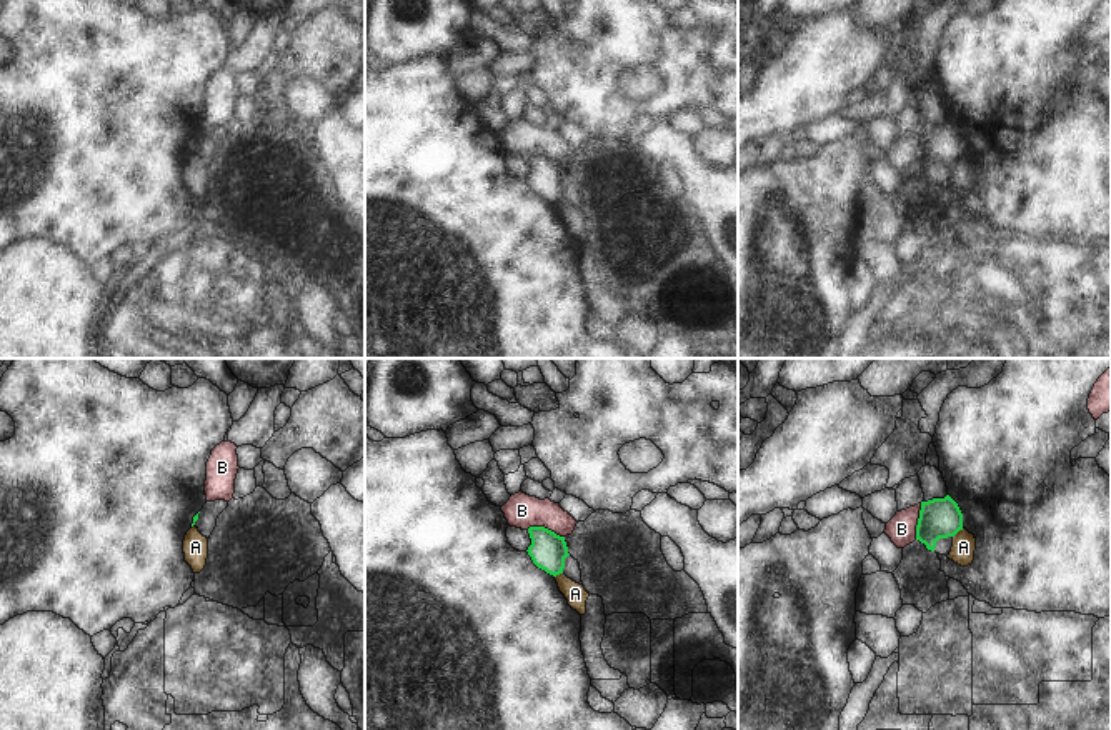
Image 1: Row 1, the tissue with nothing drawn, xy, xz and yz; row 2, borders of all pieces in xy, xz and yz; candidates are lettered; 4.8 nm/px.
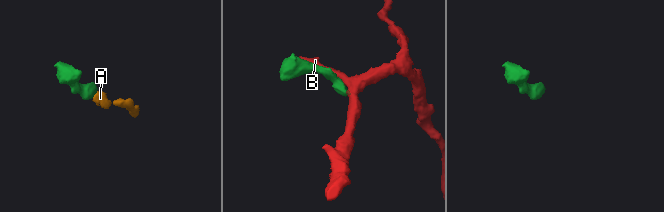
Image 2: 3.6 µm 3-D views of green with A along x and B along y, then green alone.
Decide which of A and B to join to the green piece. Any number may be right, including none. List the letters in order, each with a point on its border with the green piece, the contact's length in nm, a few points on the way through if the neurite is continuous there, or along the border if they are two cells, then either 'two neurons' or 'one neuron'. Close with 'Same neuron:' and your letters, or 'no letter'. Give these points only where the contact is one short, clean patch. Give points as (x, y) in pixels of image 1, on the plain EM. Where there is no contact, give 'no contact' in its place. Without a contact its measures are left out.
A: meets green in yz at (958, 157); contact 70 nm long; border along yz (963, 155), (953, 164); two neurons
B: meets green in xz at (543, 154); contact 190 nm long; border along xz (527, 155), (547, 154), (563, 164); two neurons
Same neuron: no letter

